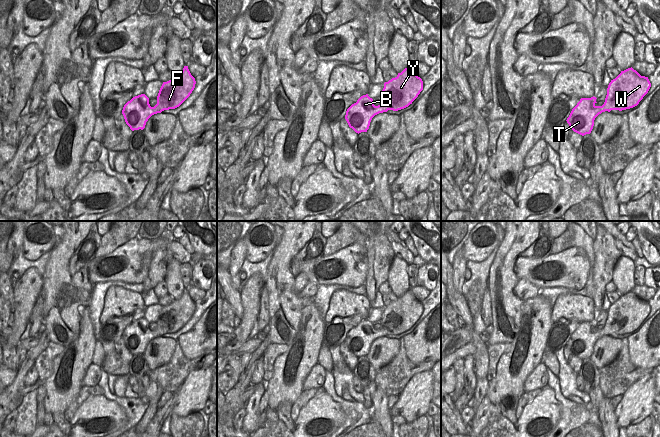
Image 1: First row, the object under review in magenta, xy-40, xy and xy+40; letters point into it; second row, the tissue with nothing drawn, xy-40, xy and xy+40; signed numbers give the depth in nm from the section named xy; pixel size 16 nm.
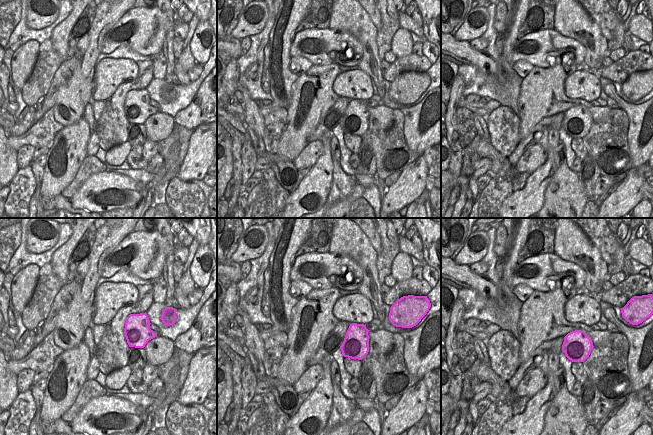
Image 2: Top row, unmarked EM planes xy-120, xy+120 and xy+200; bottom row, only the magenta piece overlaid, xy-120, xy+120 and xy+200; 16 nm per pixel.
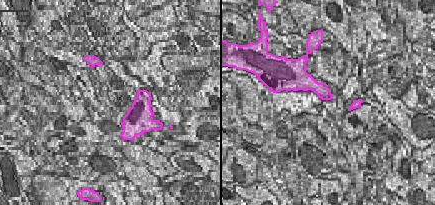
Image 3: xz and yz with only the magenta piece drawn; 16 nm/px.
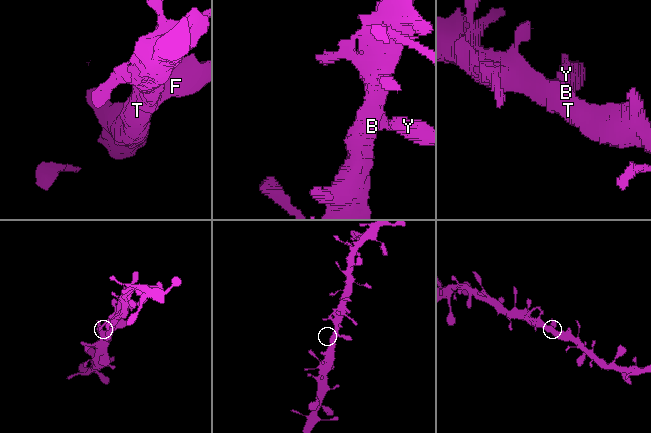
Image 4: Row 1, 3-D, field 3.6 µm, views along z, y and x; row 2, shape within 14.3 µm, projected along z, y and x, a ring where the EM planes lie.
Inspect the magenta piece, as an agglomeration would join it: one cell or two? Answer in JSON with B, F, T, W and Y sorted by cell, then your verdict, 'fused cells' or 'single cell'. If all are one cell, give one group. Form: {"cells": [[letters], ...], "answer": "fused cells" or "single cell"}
{"cells": [["B", "F", "T", "W", "Y"]], "answer": "single cell"}

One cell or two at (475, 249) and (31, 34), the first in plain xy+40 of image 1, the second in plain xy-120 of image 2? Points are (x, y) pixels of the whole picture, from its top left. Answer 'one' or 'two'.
two

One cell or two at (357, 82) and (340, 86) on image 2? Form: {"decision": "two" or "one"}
{"decision": "one"}

